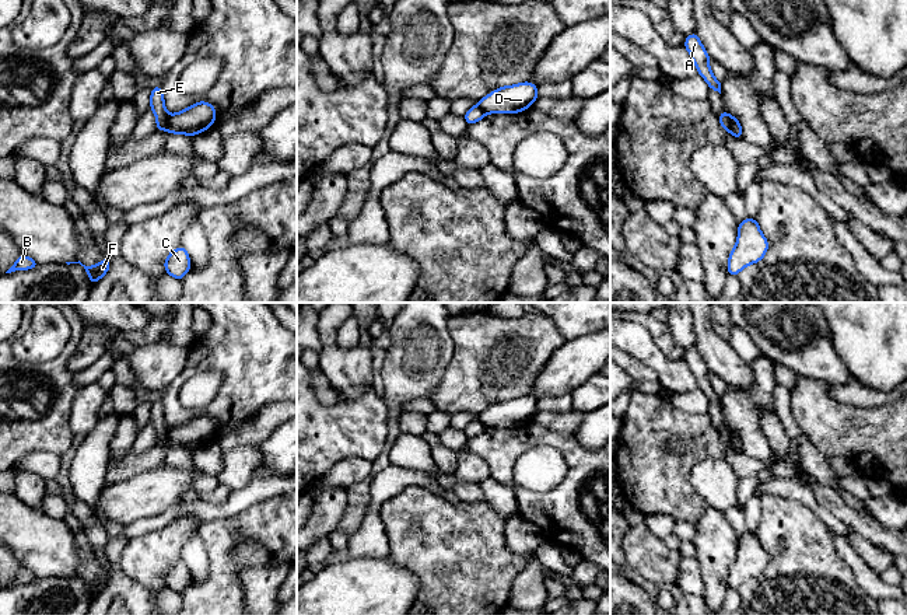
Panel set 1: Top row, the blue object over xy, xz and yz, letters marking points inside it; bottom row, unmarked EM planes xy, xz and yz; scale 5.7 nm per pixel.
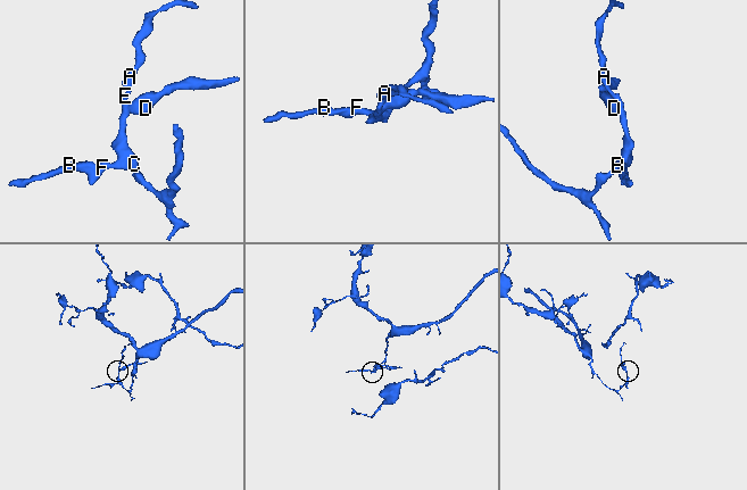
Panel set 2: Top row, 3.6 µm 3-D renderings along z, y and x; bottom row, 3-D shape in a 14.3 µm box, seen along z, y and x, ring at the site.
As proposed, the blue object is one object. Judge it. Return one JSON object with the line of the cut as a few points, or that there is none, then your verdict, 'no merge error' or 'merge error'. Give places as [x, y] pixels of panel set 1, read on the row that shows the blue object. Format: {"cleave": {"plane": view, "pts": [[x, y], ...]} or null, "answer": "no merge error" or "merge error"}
{"cleave": {"plane": "xy", "pts": [[167, 115], [168, 130]]}, "answer": "merge error"}

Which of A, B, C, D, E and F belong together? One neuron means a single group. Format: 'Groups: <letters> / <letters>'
Groups: A B C E F / D

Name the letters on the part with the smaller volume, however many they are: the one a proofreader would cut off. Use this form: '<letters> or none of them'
D

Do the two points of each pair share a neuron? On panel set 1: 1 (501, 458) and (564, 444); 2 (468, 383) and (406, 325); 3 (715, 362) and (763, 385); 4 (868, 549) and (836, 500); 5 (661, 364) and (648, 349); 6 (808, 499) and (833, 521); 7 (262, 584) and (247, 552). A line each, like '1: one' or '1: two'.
1: one
2: two
3: two
4: two
5: one
6: one
7: one

